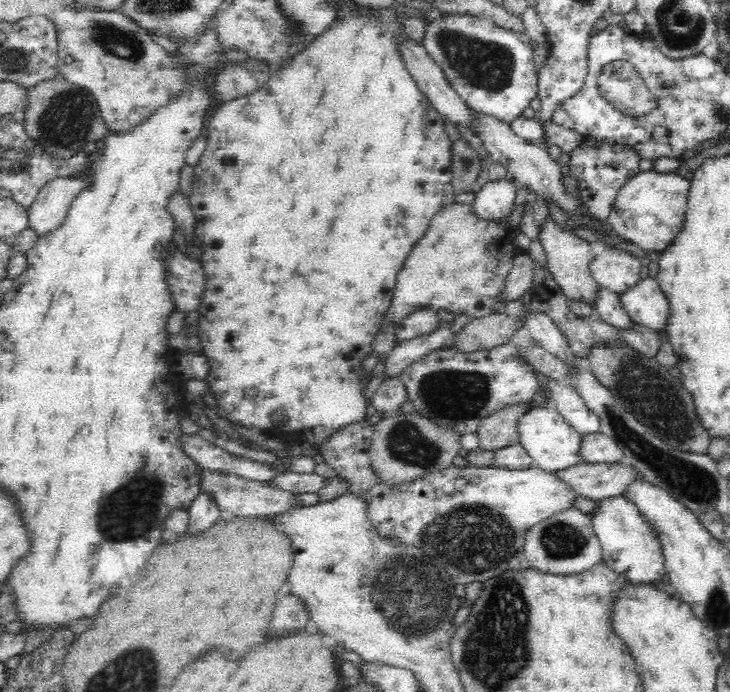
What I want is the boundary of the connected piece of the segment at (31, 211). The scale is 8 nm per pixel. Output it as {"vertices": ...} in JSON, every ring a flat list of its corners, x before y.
{"vertices":[[70,176,54,178,44,185,28,209,29,227,40,237,64,222,70,202,85,187,85,181]]}

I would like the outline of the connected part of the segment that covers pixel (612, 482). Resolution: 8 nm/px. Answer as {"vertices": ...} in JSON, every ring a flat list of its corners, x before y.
{"vertices":[[582,463,559,470,557,475,571,484,579,496,592,500,622,495,639,478,633,467,618,463]]}

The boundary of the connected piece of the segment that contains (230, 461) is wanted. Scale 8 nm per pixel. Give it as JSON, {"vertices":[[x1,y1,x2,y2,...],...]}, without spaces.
{"vertices":[[196,434,182,435,181,447,196,464,199,464,200,468,216,471,223,475,236,475,268,484,269,480,275,479,280,474,268,462,262,464,244,458,242,455,228,453]]}

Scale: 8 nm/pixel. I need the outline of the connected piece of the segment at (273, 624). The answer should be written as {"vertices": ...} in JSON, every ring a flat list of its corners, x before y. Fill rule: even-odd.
{"vertices":[[284,590,277,598,274,614,268,626,268,634,270,636,290,634,296,628,305,626,309,619,309,610,305,602,299,596]]}

